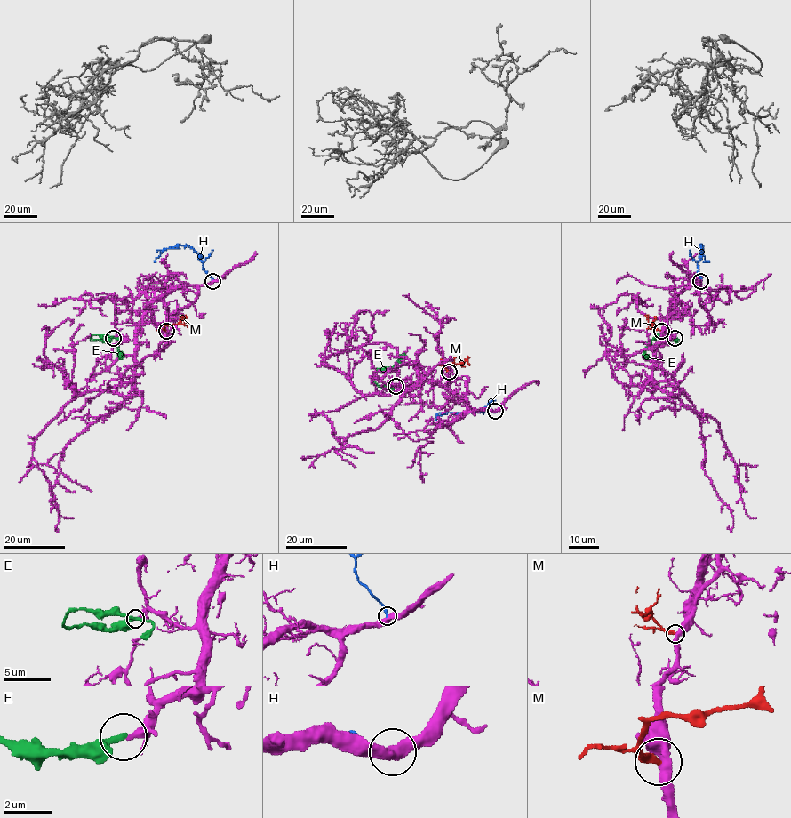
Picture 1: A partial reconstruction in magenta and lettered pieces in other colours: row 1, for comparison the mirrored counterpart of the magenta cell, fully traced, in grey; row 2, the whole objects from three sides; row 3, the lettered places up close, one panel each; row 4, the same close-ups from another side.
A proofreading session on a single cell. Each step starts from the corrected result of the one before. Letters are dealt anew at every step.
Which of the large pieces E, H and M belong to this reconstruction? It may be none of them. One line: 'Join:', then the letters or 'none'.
Join: M

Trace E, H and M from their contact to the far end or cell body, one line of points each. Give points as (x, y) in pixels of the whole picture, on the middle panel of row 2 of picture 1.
E: (395, 385), (379, 386), (371, 375), (378, 369), (398, 366), (400, 355), (402, 358)
H: (495, 411), (484, 408), (446, 413), (438, 415), (436, 421)
M: (449, 372), (446, 368), (449, 364), (461, 364), (468, 356)

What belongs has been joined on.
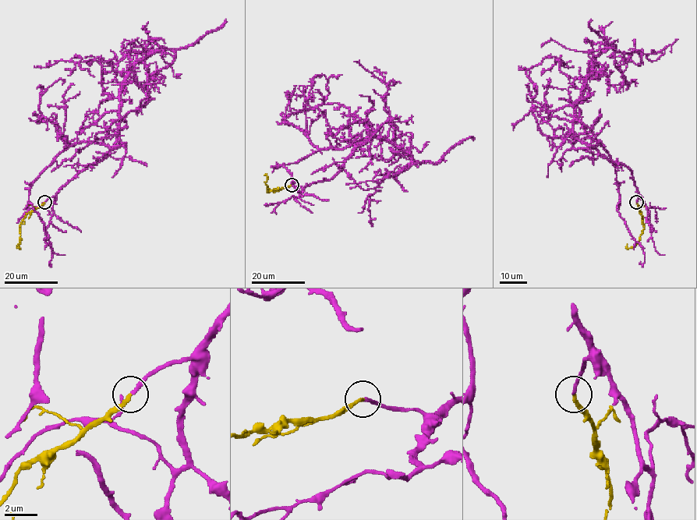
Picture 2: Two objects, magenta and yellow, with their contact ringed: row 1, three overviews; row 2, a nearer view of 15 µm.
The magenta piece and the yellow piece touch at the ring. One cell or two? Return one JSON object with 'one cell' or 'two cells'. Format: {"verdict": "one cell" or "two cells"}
{"verdict": "one cell"}

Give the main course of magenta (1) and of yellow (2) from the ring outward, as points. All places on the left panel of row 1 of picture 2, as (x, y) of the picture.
1: (44, 202), (118, 145), (122, 83), (137, 62), (164, 48), (139, 62), (131, 51), (109, 65), (85, 57)
2: (44, 202), (28, 213), (20, 225), (18, 246), (20, 248), (17, 243)

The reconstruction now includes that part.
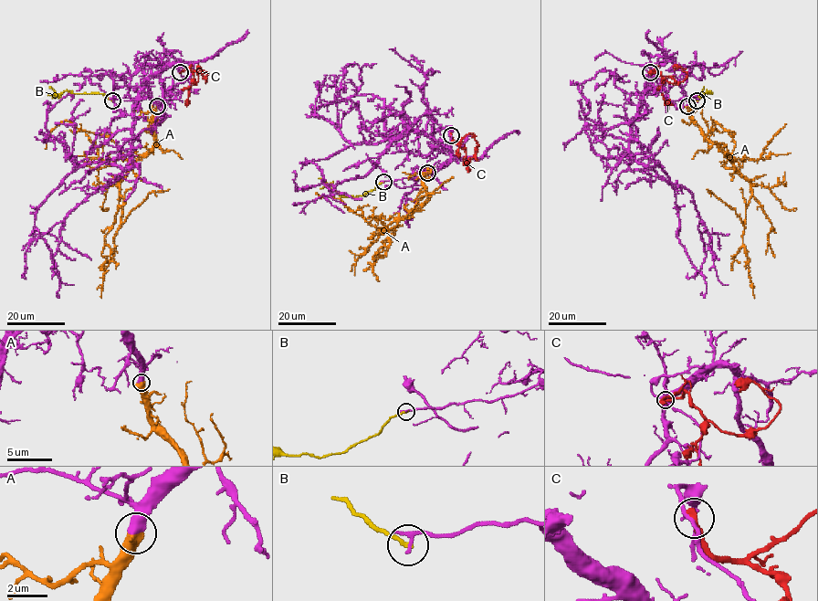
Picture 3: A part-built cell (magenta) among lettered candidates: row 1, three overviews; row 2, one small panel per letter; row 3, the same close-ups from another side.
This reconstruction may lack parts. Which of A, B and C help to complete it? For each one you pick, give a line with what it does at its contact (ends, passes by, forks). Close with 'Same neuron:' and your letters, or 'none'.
A: It ends there
Same neuron: A

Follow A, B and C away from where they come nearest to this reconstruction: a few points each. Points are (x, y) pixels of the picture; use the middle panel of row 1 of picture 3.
A: (428, 173), (423, 175), (426, 200), (397, 223), (391, 237), (393, 231), (384, 226), (372, 239)
B: (383, 182), (362, 195), (351, 196), (340, 195), (318, 178)
C: (451, 135), (454, 141), (463, 143), (468, 173), (471, 158)

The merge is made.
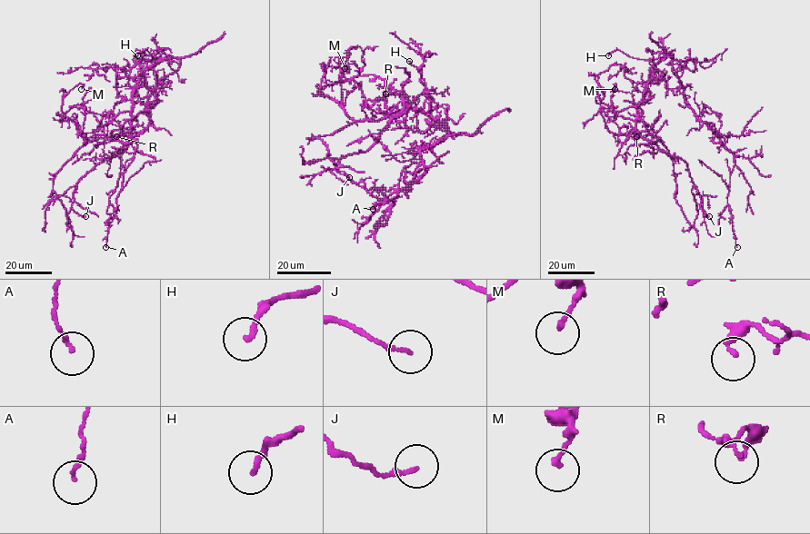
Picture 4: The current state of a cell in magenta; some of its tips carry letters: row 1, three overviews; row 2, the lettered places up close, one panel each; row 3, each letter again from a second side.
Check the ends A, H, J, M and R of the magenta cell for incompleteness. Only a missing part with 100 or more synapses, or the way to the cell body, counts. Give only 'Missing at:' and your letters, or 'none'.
Missing at: none

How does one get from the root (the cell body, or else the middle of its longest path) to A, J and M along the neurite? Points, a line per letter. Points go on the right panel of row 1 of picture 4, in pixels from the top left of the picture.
A: (654, 66), (665, 57), (672, 58), (672, 71), (684, 89), (685, 103), (734, 155), (727, 203), (737, 247)
J: (654, 66), (639, 107), (636, 130), (660, 149), (686, 163), (689, 175), (703, 203), (702, 209), (709, 216)
M: (654, 66), (636, 130), (650, 141), (660, 140), (641, 119), (618, 115), (611, 99), (614, 89)

